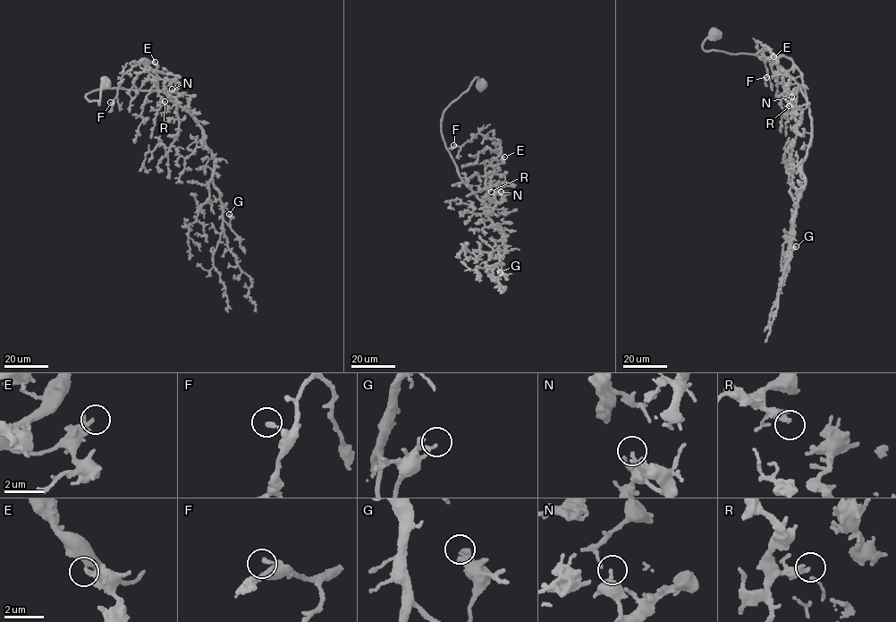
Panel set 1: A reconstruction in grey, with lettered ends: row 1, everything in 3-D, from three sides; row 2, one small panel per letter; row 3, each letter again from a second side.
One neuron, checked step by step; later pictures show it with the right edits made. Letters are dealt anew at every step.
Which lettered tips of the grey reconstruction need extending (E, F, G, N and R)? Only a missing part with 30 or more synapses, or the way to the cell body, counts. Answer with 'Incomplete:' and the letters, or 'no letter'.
Incomplete: no letter

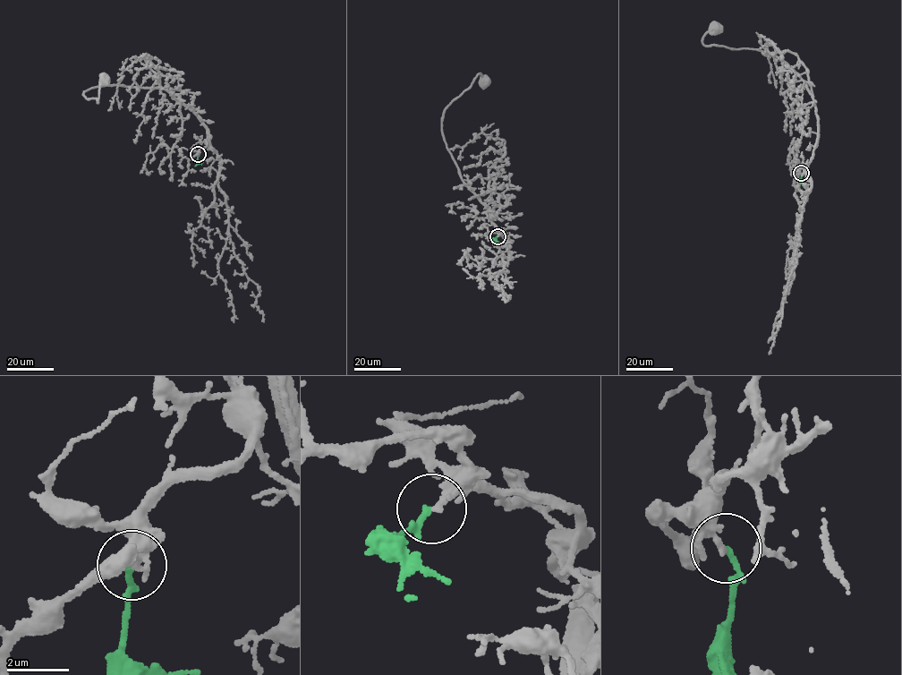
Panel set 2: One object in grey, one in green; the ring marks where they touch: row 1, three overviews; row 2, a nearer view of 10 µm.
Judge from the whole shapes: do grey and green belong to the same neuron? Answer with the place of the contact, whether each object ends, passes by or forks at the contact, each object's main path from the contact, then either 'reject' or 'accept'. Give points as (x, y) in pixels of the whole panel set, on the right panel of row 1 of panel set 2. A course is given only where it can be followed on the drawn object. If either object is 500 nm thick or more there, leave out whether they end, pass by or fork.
at (801, 173); grey passes by; green ends there; grey runs (800, 173), (819, 134), (812, 96), (799, 75), (769, 53), (706, 46), (702, 37), (715, 29); green runs (800, 173), (804, 185); accept

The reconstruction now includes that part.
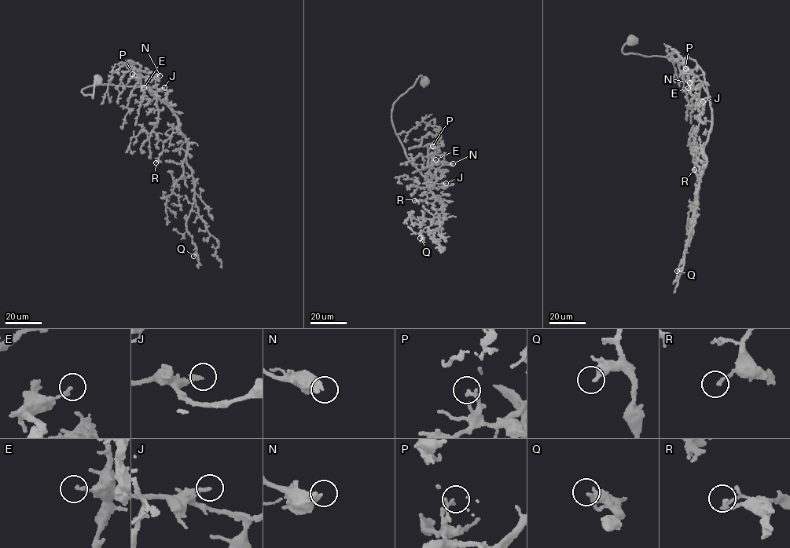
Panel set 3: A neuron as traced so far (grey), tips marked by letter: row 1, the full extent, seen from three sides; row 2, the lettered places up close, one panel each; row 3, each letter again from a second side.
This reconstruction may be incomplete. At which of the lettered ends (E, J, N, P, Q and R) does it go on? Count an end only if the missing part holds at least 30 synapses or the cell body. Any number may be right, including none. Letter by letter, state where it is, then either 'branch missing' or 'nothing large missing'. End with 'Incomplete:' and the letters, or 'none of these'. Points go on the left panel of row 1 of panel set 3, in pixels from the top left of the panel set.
E: at (144, 87); nothing large missing
J: at (164, 87); branch missing
N: at (159, 75); nothing large missing
P: at (132, 74); nothing large missing
Q: at (193, 256); nothing large missing
R: at (156, 162); nothing large missing
Incomplete: J

